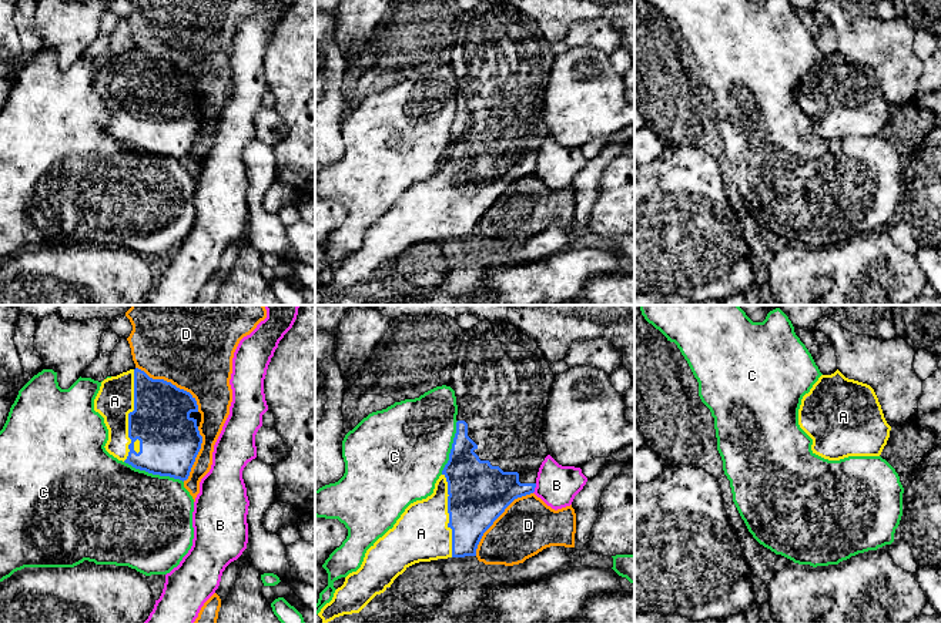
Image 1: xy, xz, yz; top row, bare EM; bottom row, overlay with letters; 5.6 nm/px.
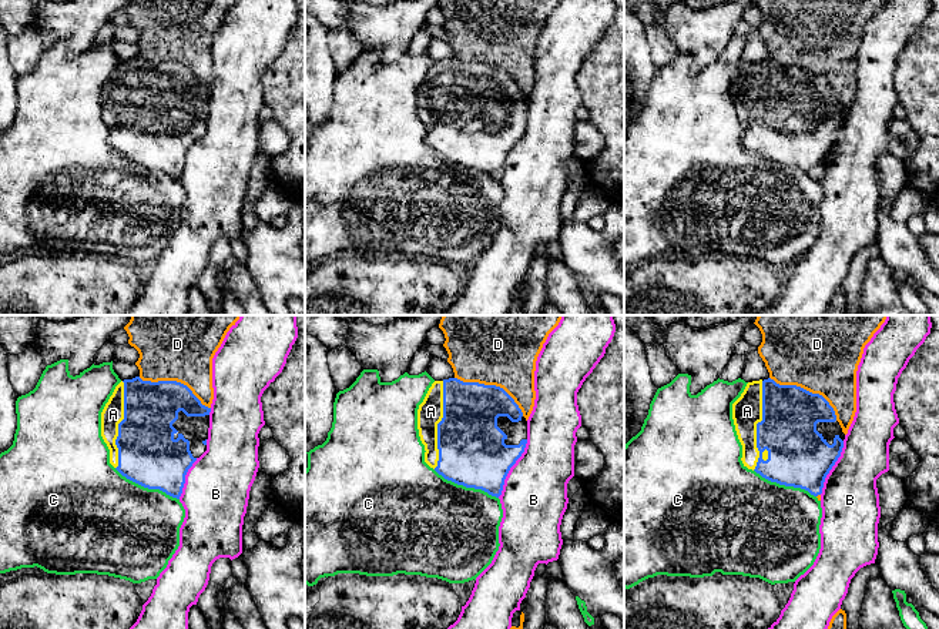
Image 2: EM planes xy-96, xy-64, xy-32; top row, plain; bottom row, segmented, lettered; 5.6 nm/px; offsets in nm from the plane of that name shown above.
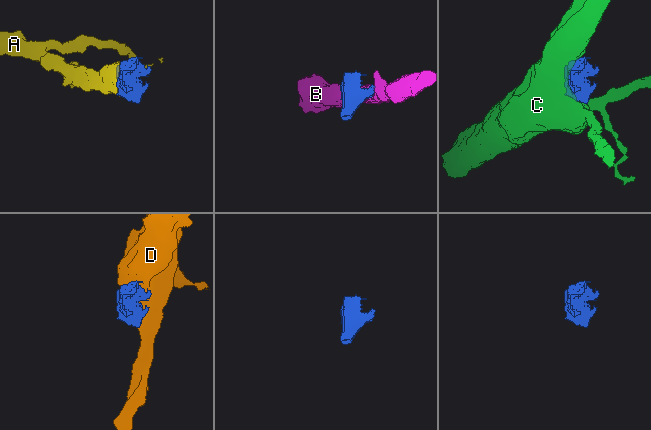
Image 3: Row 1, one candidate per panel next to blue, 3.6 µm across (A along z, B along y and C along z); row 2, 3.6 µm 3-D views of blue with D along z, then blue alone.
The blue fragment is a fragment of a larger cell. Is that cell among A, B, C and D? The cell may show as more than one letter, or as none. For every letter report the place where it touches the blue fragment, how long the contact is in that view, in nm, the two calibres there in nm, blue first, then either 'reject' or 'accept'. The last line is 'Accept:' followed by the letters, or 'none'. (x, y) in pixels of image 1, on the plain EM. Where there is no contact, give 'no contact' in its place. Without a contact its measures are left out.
A: contact xy (129, 96); length 500 nm; calibres 320 and 220 nm; accept
B: contact xz (535, 167); length 60 nm; calibres 260 and 240 nm; reject
C: contact xy (154, 154); length 360 nm; calibres 340 and 500 nm; reject
D: contact xy (170, 63); length 440 nm; calibres 320 and 420 nm; reject
Accept: A

